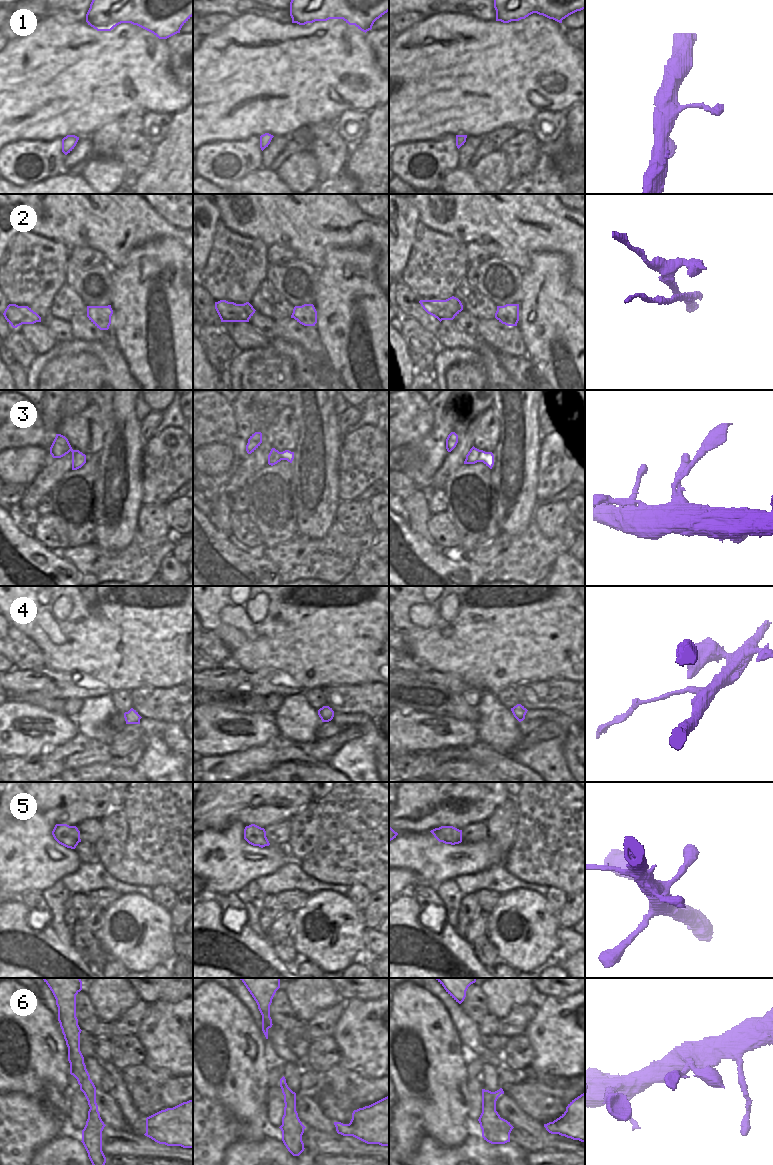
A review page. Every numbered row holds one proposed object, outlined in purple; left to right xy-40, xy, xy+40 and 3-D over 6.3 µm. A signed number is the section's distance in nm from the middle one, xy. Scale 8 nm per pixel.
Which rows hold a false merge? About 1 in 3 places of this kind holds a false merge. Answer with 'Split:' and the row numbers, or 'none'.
Split: 2, 4

